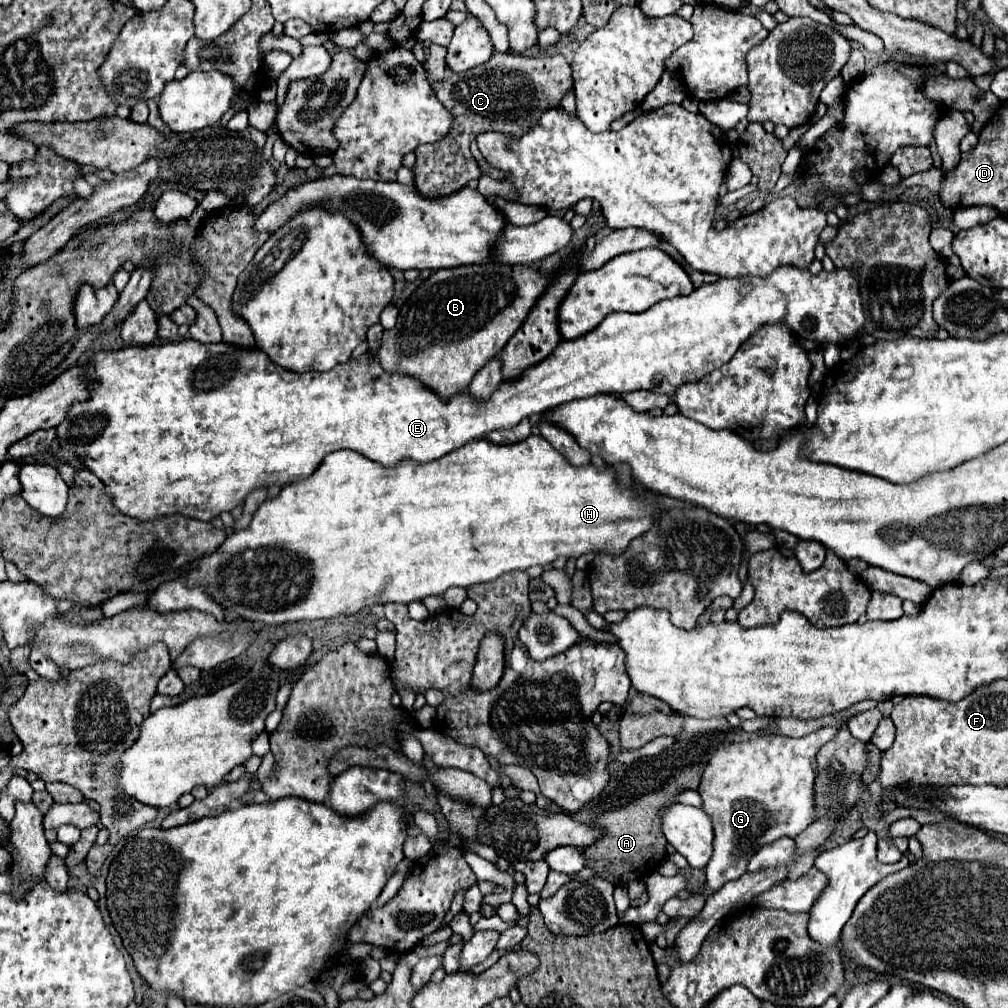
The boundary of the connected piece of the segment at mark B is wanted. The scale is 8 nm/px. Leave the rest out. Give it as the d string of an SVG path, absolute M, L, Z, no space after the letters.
M501 262L433 272L405 300L395 328L385 330L379 350L381 366L387 372L419 378L443 398L463 392L475 372L517 332L549 278L533 268Z

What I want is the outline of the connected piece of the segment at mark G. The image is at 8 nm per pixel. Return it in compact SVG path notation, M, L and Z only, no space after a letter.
M837 726L819 728L803 738L771 734L751 742L723 744L709 754L709 764L699 784L703 810L711 816L715 832L713 856L705 868L707 886L703 896L693 896L689 900L667 900L661 910L669 918L697 914L709 894L747 872L751 856L761 846L783 836L797 838L813 822L813 784L817 774L811 768L811 762L815 760L819 748L833 740L835 734Z

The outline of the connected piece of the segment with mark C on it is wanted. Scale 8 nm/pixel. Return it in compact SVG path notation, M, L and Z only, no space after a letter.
M431 44L429 58L425 60L425 72L431 88L435 90L439 102L453 114L453 124L449 134L433 144L423 144L415 150L415 190L425 198L449 196L469 180L479 178L481 170L469 152L471 140L479 132L497 130L511 136L521 136L527 132L545 108L559 106L563 94L571 88L571 68L563 56L553 58L527 58L521 54L493 54L483 66L467 72L453 72L446 62L447 48Z

